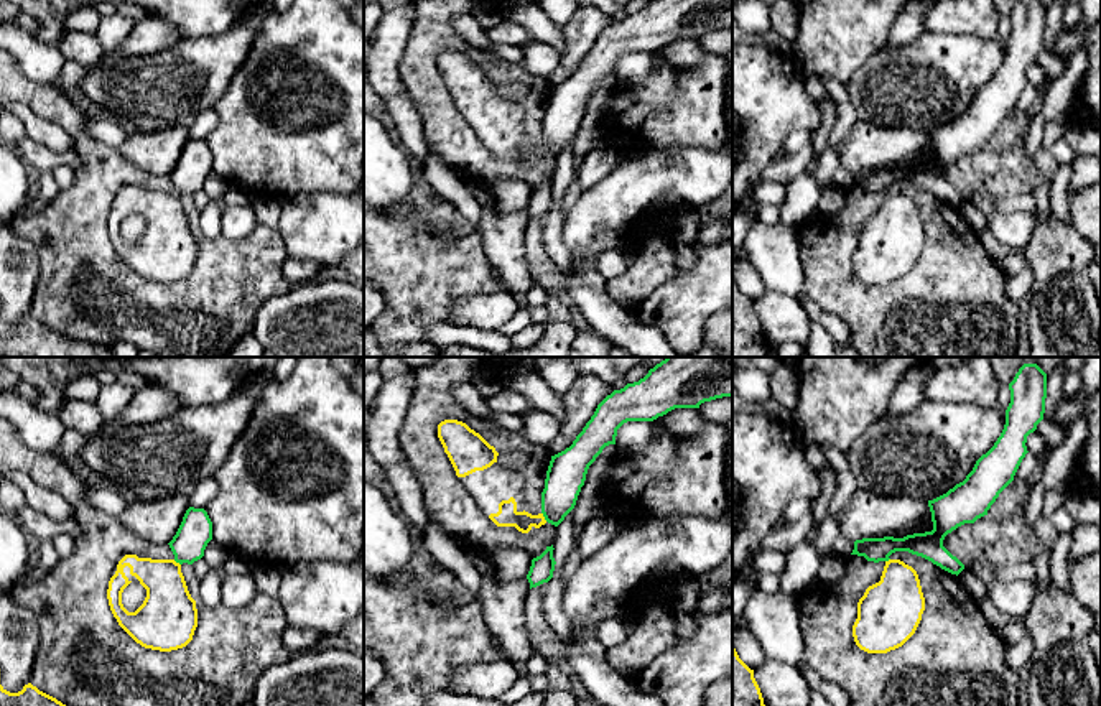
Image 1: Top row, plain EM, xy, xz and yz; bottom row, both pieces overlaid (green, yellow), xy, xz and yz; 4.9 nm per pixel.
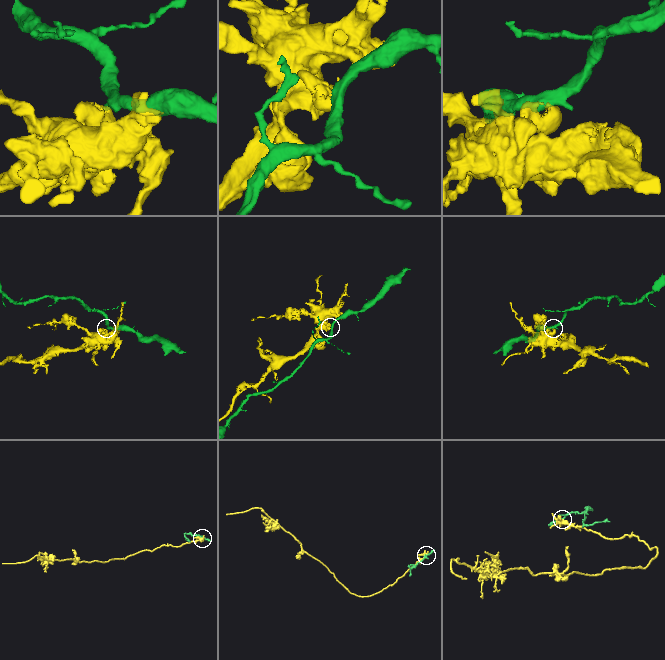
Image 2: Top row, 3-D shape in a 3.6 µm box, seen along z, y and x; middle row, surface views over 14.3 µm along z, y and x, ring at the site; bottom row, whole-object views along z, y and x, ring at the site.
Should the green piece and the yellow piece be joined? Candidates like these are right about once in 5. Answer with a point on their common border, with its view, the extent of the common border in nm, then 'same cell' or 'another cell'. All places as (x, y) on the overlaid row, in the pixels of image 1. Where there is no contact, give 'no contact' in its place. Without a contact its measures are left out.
meets green in xz at (543, 515); contact 50 nm long; another cell

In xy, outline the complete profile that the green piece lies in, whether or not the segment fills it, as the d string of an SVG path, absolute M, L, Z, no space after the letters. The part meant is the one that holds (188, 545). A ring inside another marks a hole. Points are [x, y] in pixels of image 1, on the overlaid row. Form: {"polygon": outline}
{"polygon": "M189 507L183 522L168 543L174 561L193 564L204 556L207 543L212 540L212 522L204 509Z"}

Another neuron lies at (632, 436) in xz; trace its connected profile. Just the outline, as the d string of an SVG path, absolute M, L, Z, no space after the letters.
M627 421L617 430L617 453L639 453L647 446L650 421Z

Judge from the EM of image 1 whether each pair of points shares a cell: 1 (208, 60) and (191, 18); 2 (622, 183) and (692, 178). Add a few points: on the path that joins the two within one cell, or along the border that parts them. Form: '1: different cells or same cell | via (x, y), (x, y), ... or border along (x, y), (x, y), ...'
1: different cells | border along (234, 22), (219, 33), (181, 40)
2: same cell | via (639, 180), (675, 178)

